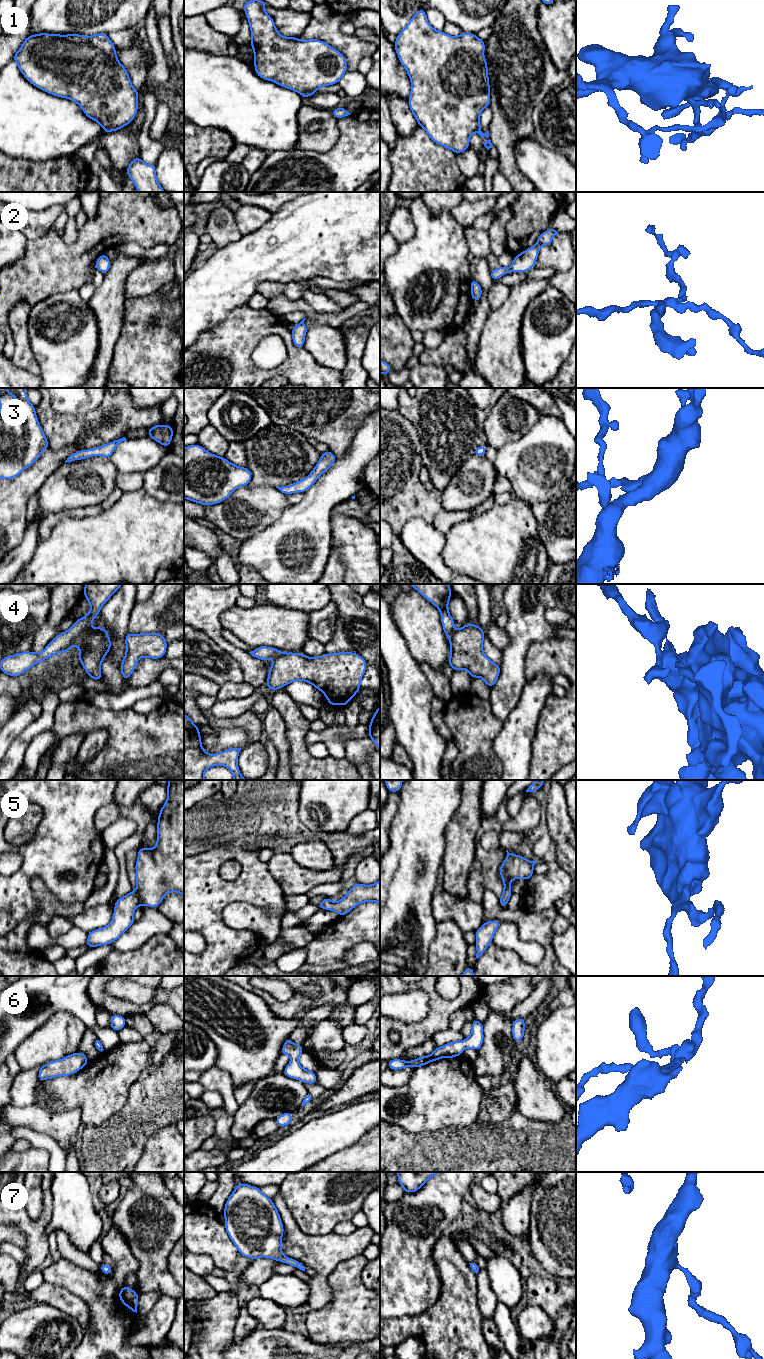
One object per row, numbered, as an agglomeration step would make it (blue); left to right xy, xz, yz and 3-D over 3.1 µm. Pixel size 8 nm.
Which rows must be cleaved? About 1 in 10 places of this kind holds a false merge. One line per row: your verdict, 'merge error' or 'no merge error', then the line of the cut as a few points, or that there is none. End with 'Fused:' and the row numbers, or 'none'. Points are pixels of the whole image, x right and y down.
1: merge error | yz (479, 126), (476, 131)
2: no merge error | no cut
3: no merge error | no cut
4: merge error | xy (92, 628), (76, 643)
5: no merge error | no cut
6: no merge error | no cut
7: no merge error | no cut
Fused: 1, 4

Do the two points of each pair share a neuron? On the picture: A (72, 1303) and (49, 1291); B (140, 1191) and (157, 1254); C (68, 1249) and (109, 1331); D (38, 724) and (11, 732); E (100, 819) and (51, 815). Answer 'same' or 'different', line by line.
A: same
B: same
C: different
D: different
E: different

